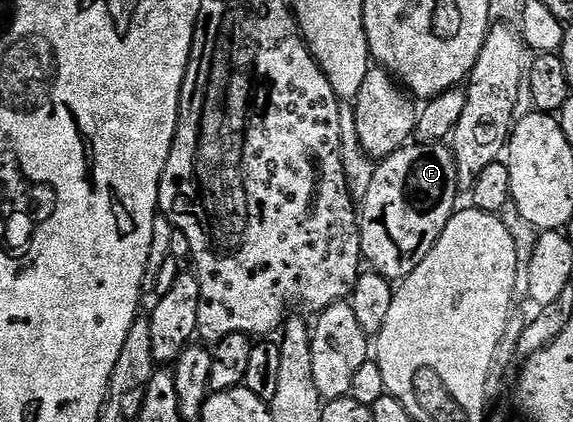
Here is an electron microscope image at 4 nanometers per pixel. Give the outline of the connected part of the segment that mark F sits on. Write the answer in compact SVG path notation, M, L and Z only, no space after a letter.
M448 89L426 105L429 106L418 112L415 130L416 140L426 143L406 144L384 158L375 168L371 186L359 209L362 258L371 263L370 268L374 272L394 283L409 277L411 271L427 257L458 204L458 173L454 155L446 144L443 146L436 141L448 142L455 127L459 127L463 107L467 107L465 89Z

